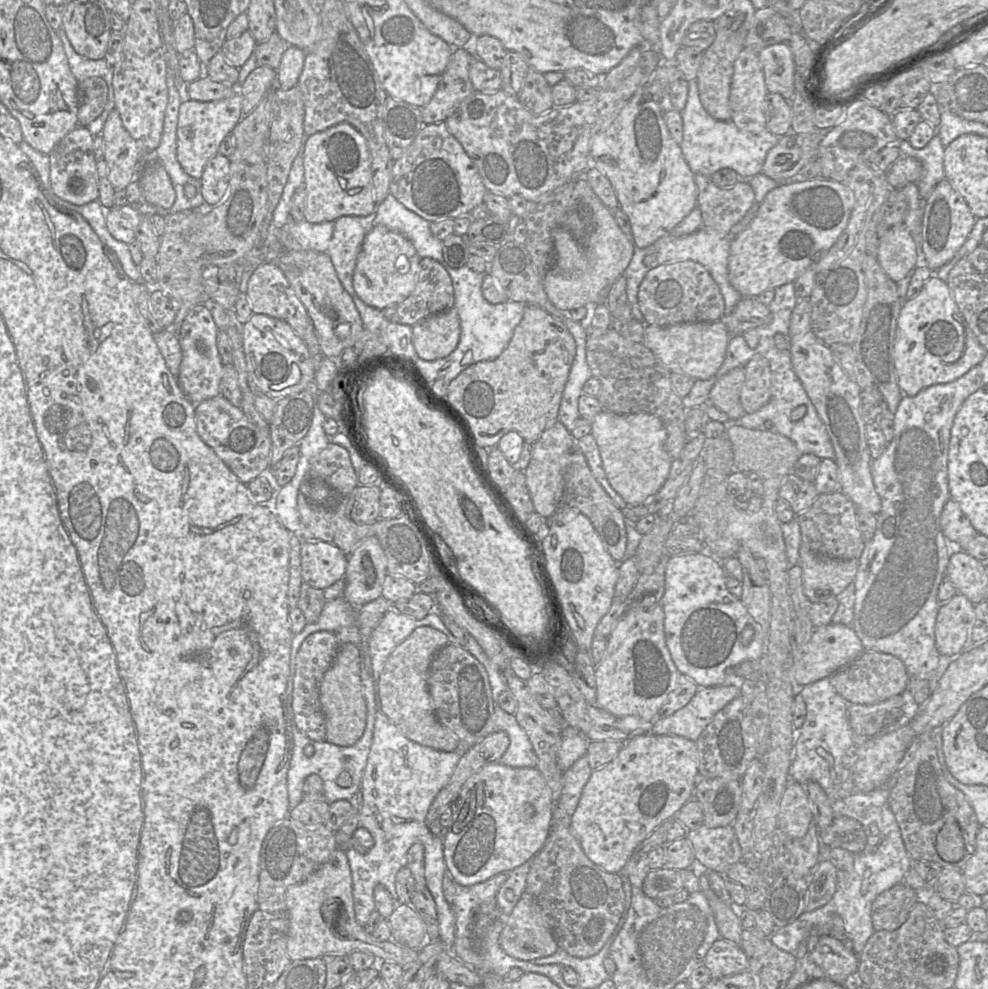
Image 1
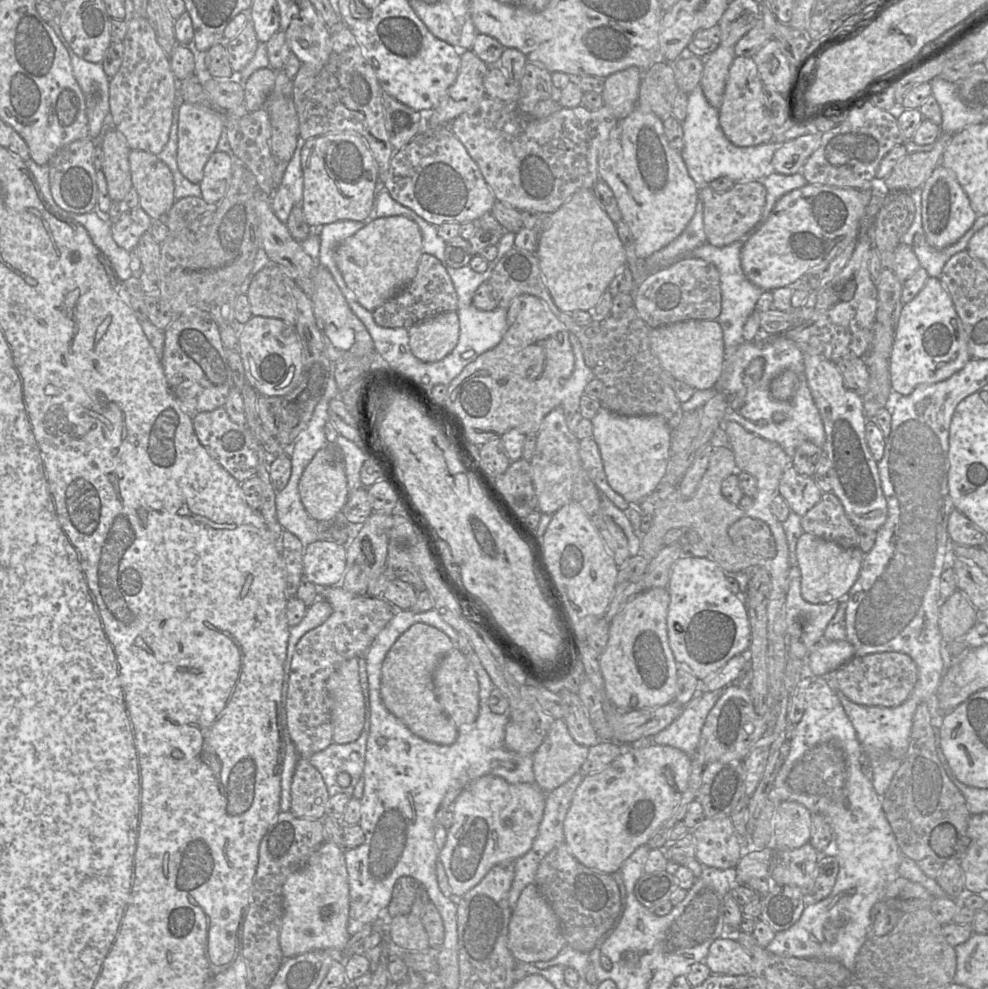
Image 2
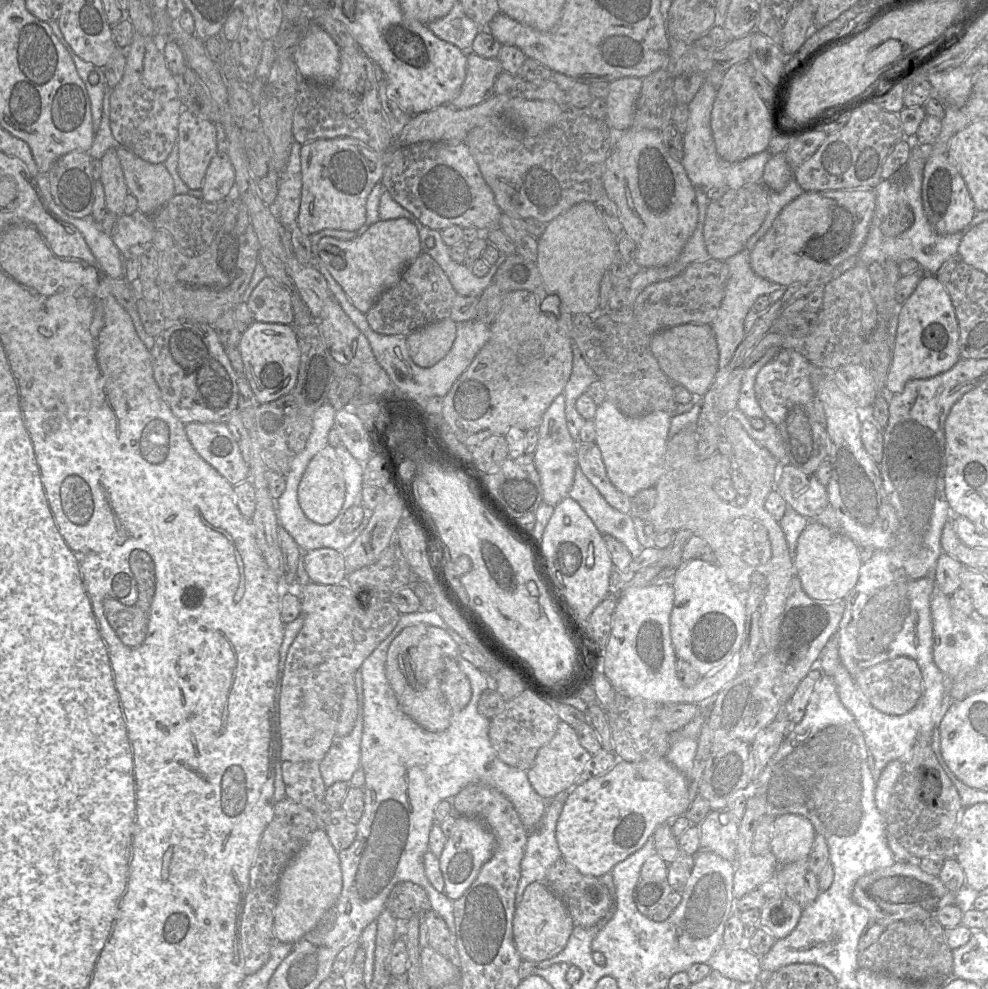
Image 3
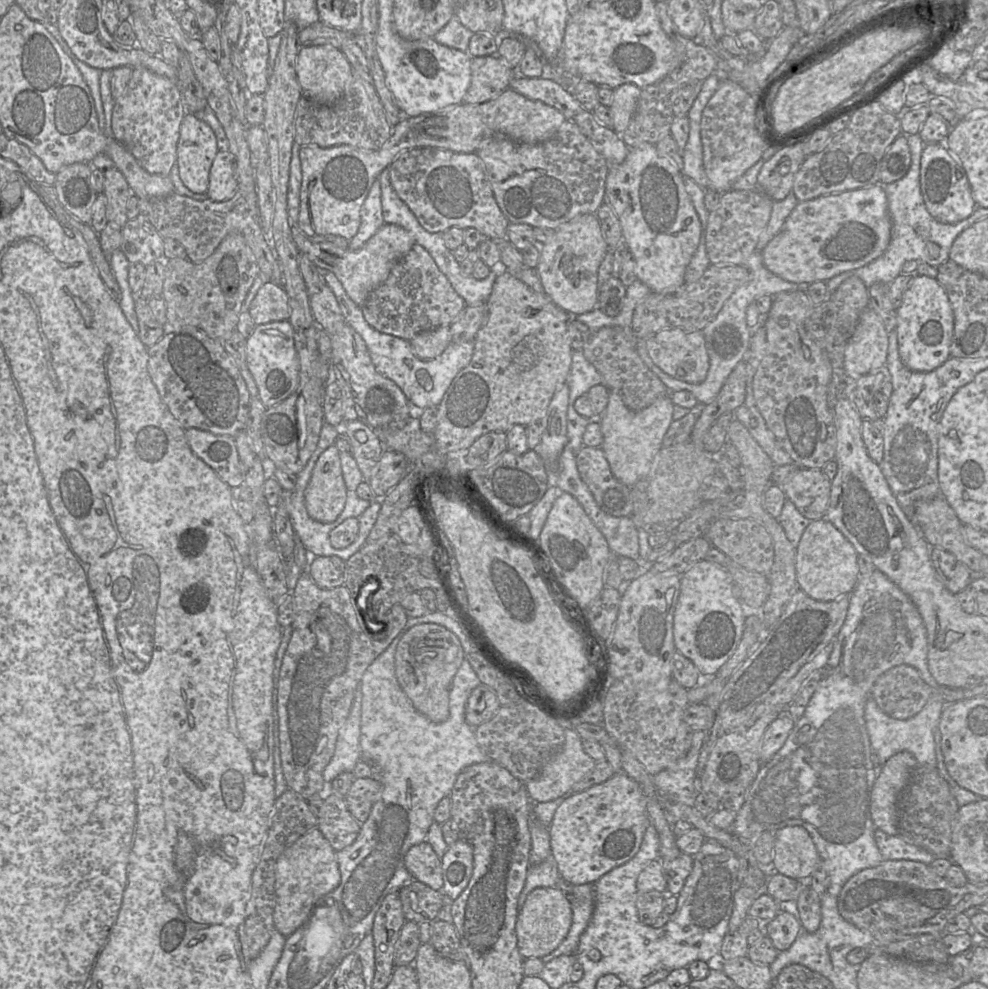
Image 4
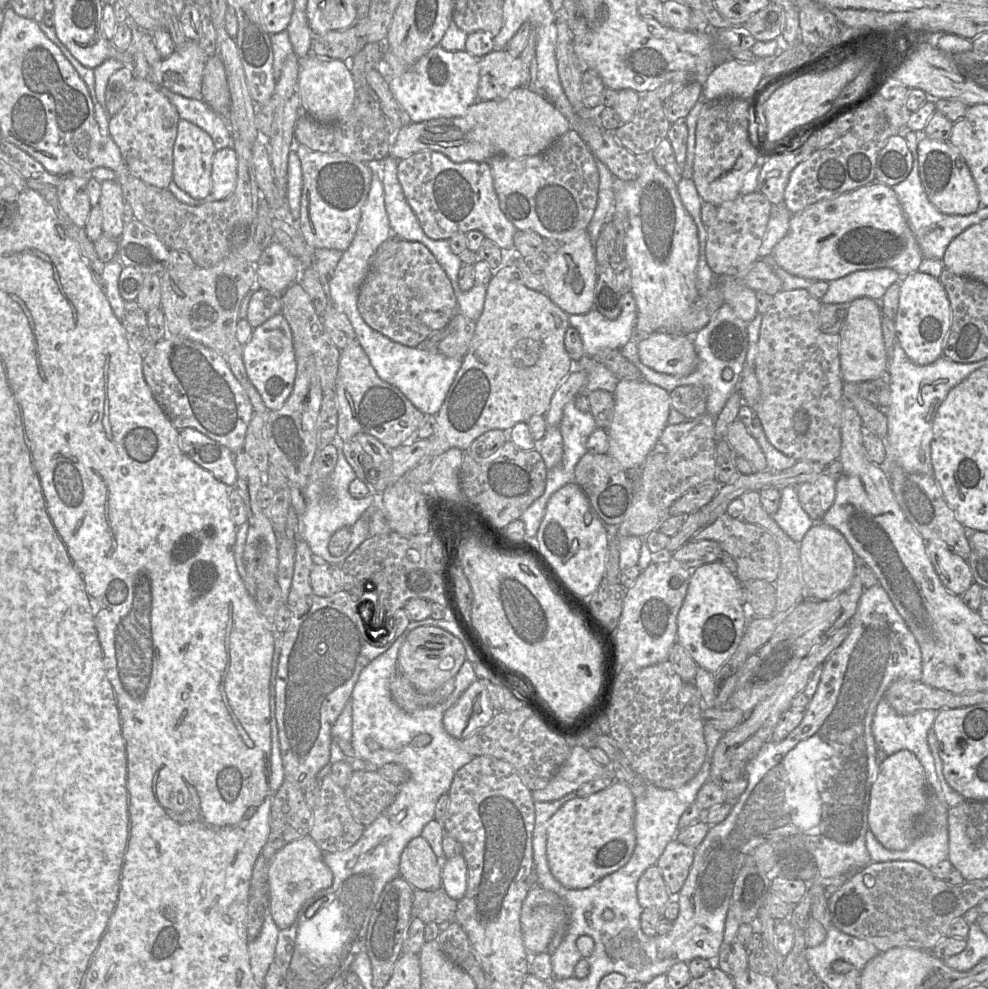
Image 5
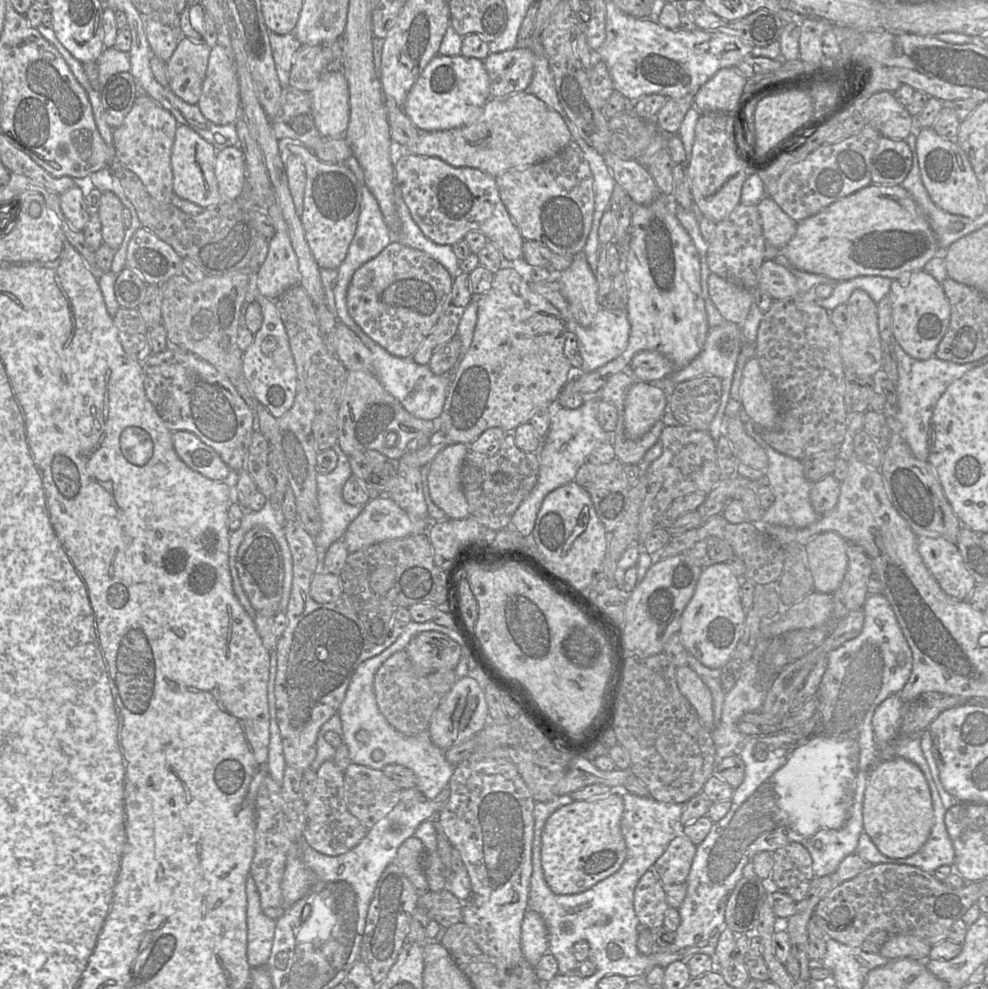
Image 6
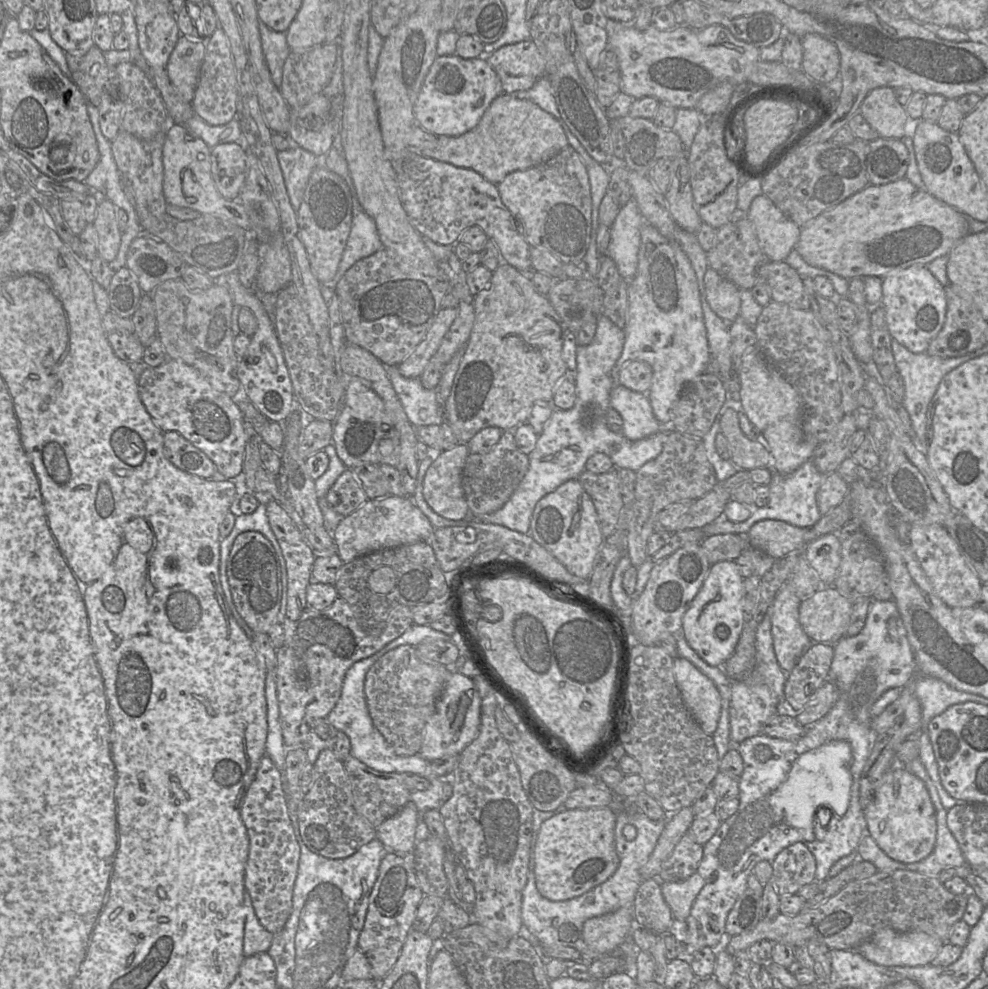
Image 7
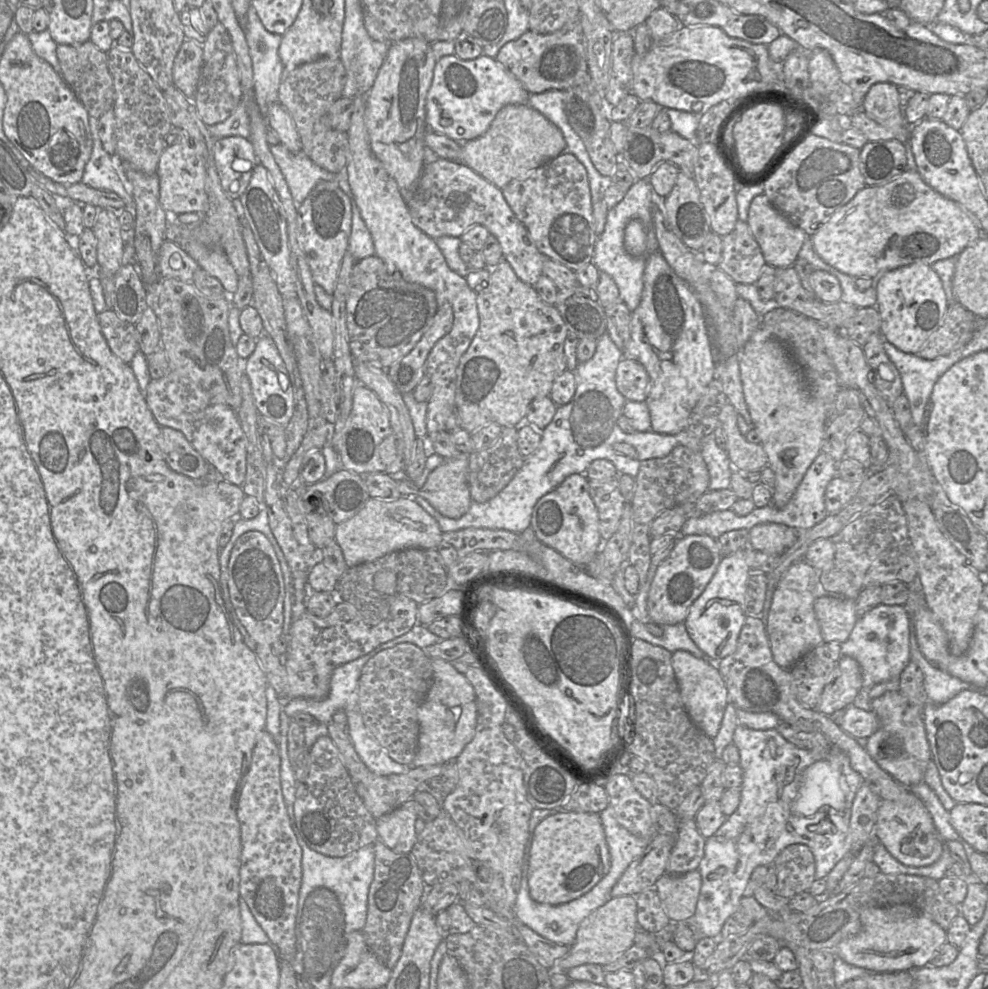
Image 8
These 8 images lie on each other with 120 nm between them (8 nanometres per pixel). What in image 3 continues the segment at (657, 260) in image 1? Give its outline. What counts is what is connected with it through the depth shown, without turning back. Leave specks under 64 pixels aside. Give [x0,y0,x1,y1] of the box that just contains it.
[711,247,787,369]

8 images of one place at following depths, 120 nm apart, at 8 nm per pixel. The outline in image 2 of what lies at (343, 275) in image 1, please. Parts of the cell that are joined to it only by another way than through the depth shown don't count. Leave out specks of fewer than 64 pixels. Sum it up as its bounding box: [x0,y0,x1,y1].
[318,200,376,297]

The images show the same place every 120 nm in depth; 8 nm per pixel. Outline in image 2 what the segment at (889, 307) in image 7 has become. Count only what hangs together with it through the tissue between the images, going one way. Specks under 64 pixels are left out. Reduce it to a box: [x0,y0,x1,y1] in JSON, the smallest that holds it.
[890,277,970,395]

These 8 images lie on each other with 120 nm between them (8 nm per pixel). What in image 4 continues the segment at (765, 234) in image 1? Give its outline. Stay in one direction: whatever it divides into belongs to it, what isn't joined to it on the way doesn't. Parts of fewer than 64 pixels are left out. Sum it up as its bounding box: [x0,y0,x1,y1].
[762,183,891,287]

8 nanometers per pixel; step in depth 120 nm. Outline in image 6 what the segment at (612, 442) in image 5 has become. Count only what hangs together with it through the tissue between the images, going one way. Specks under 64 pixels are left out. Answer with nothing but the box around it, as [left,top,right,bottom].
[624,381,667,440]

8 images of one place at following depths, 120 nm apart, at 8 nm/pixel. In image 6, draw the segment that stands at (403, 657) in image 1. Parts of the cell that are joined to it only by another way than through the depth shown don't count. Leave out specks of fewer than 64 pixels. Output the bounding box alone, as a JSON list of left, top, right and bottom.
[405,631,461,673]

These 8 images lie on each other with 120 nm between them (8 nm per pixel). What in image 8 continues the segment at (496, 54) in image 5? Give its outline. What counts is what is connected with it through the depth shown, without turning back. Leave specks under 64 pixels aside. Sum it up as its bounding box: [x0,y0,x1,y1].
[495,20,590,93]

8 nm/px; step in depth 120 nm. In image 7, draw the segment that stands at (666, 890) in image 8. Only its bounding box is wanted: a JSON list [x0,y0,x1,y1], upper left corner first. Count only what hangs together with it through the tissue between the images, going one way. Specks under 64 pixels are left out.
[660,872,704,920]

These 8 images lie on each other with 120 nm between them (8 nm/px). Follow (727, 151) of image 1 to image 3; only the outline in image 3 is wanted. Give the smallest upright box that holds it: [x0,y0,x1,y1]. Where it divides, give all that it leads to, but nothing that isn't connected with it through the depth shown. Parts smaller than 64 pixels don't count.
[681,80,771,189]

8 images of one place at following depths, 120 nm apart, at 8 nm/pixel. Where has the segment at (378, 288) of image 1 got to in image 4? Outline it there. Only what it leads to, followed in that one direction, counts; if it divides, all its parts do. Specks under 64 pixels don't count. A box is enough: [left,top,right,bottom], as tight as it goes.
[291,223,416,306]

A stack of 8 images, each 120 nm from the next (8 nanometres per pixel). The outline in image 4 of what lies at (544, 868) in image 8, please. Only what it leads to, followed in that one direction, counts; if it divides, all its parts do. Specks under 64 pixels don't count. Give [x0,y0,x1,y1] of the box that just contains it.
[548,772,650,885]

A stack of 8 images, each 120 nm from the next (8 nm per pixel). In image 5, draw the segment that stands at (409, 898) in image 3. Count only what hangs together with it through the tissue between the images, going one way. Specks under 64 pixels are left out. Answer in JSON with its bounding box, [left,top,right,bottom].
[412,887,458,924]

